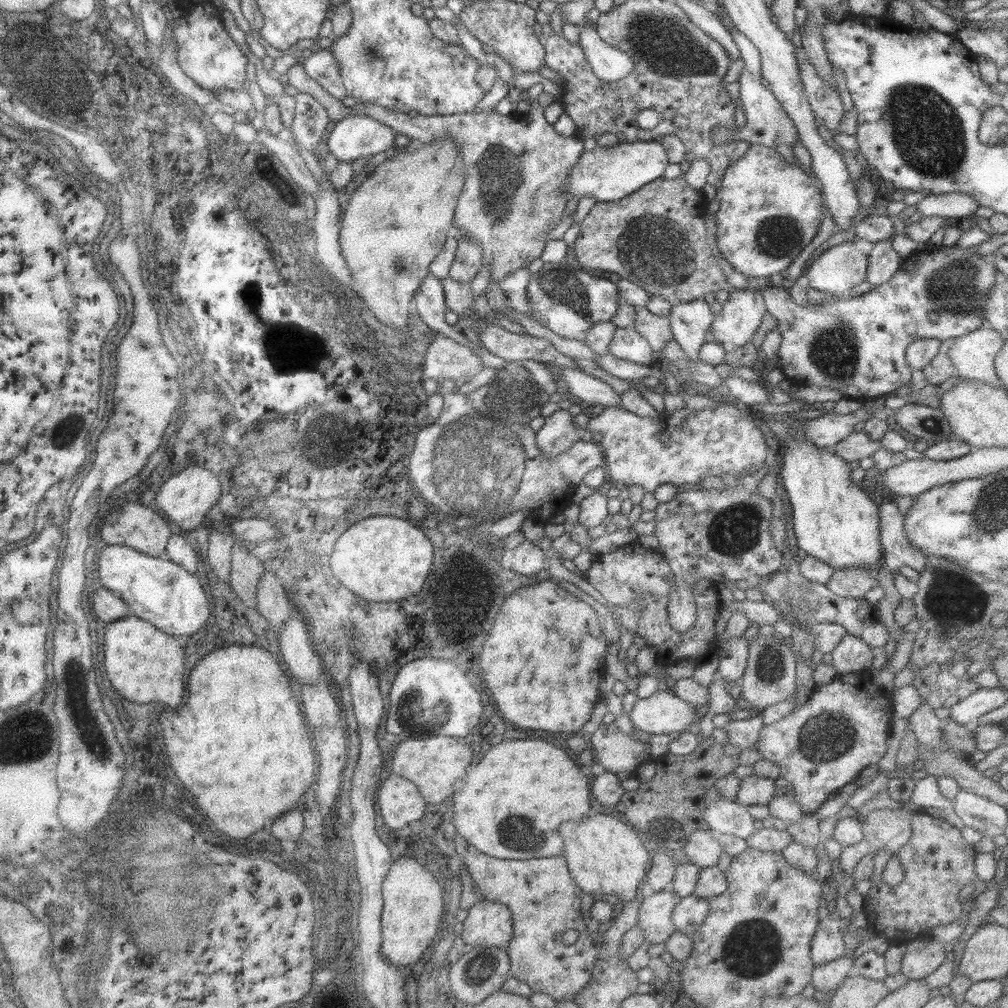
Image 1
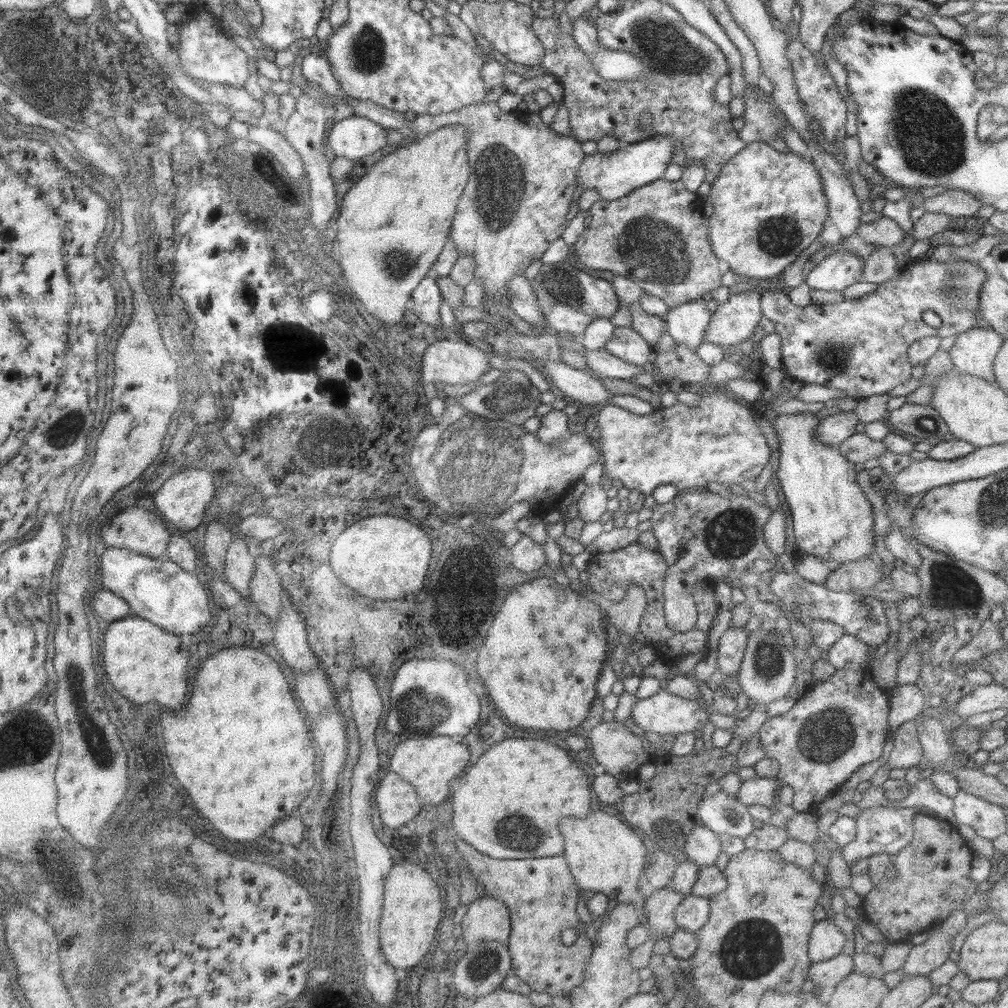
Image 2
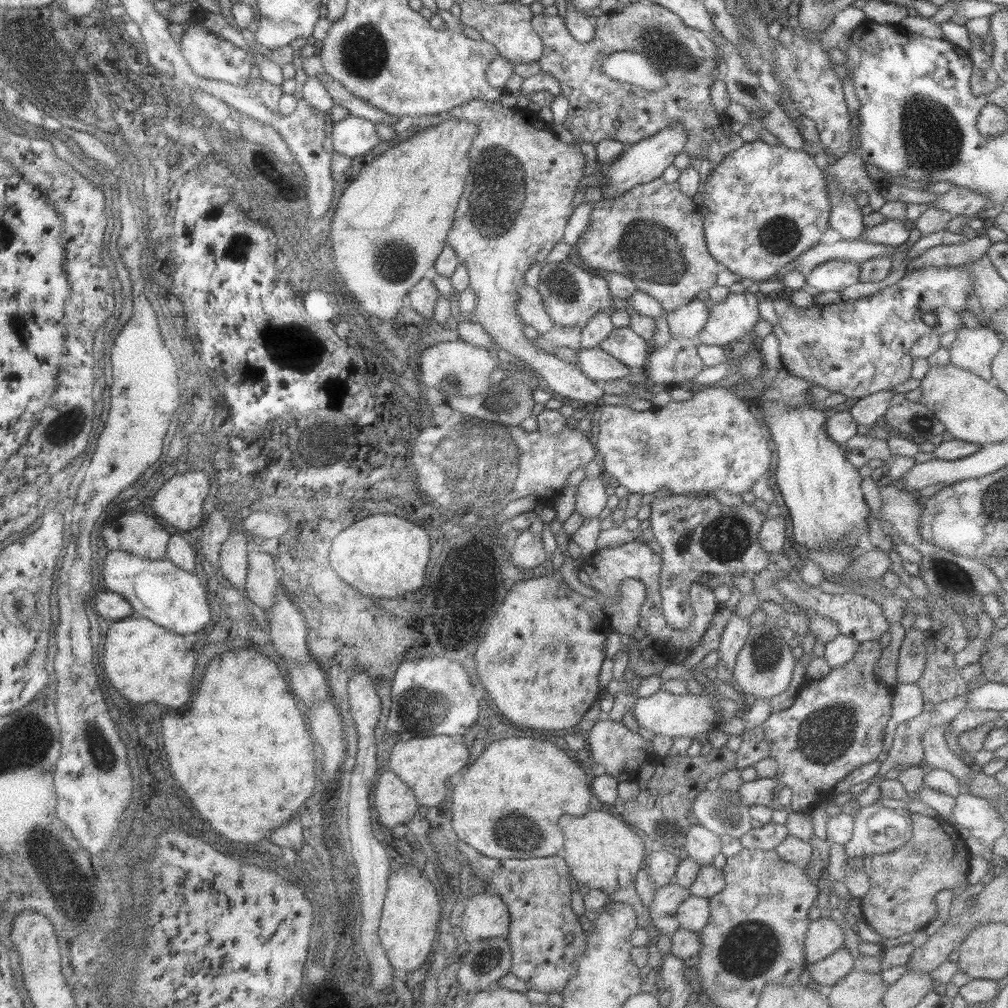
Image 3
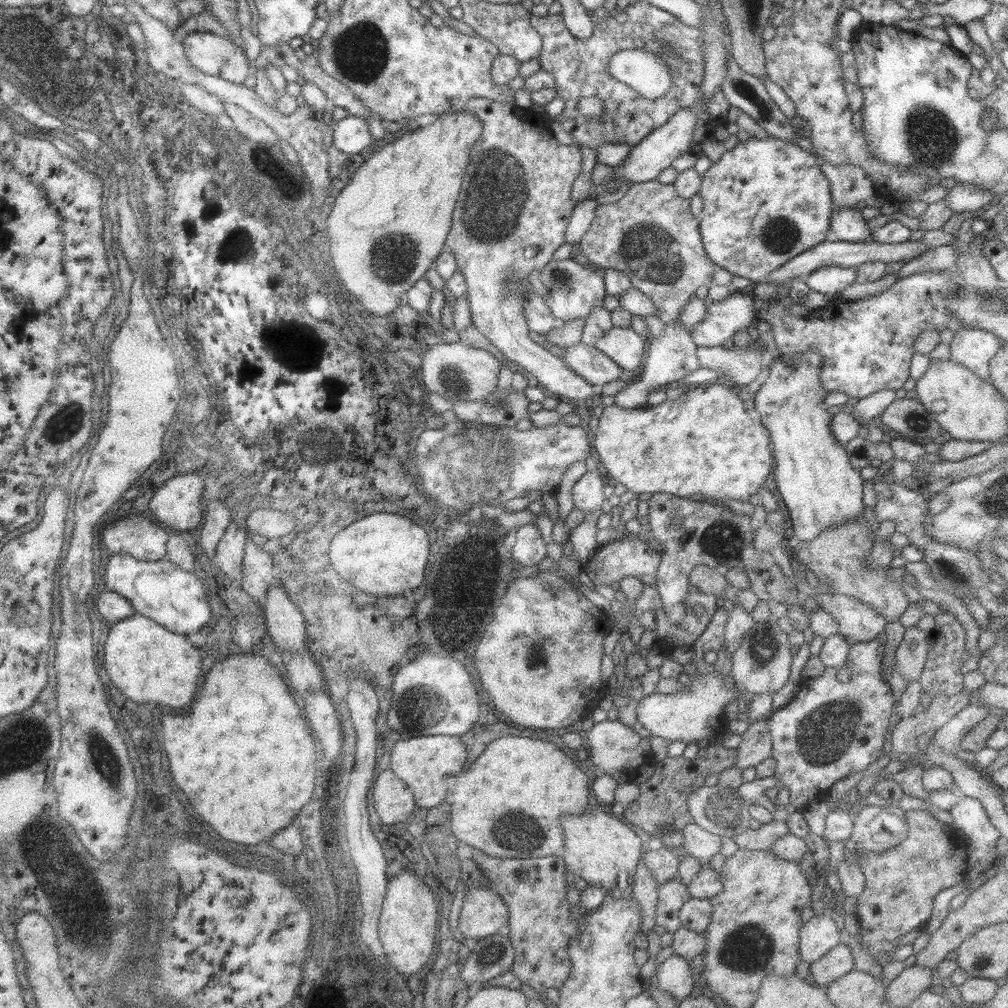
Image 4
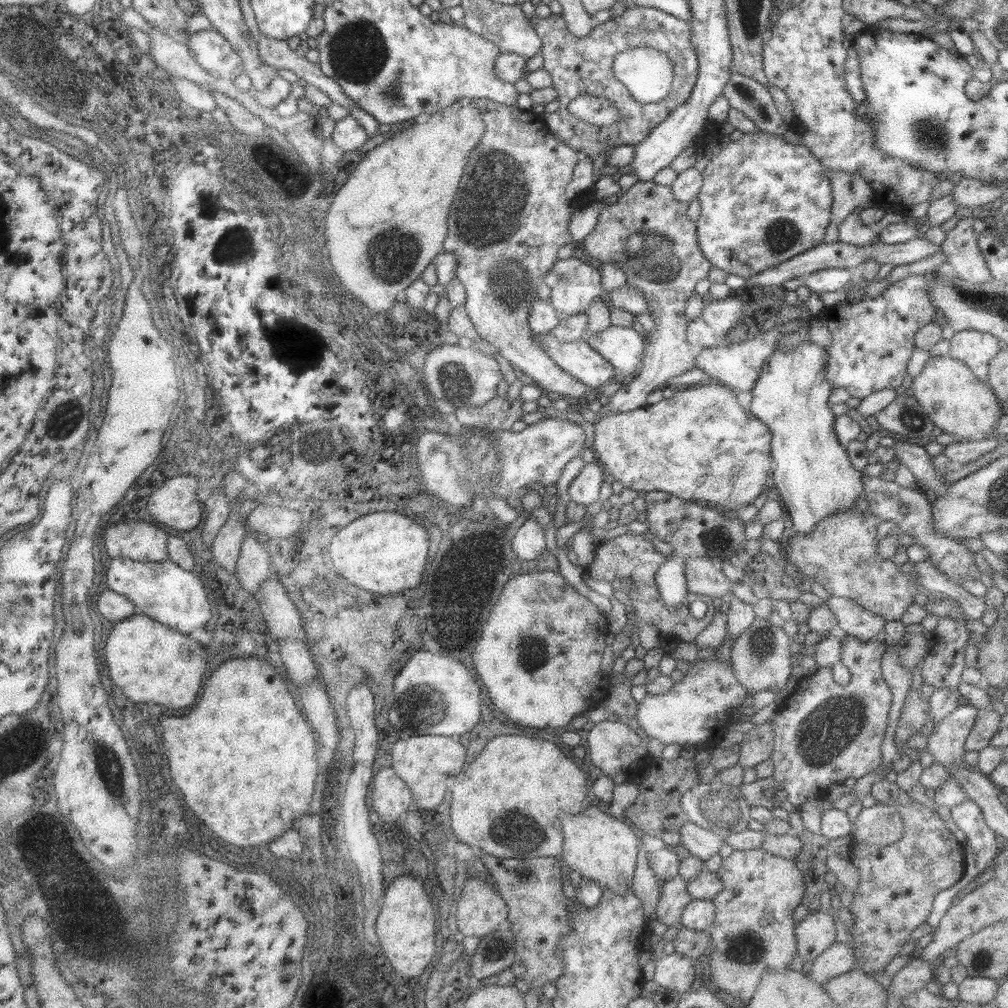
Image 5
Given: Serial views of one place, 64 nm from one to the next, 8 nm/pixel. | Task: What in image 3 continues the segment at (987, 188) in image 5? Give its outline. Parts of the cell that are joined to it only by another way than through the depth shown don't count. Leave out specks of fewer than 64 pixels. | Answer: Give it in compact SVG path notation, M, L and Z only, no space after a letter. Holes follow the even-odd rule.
M952 187L946 194L941 194L928 206L945 210L953 217L962 214L966 217L977 216L982 207L987 203L981 194L972 193L968 188Z

